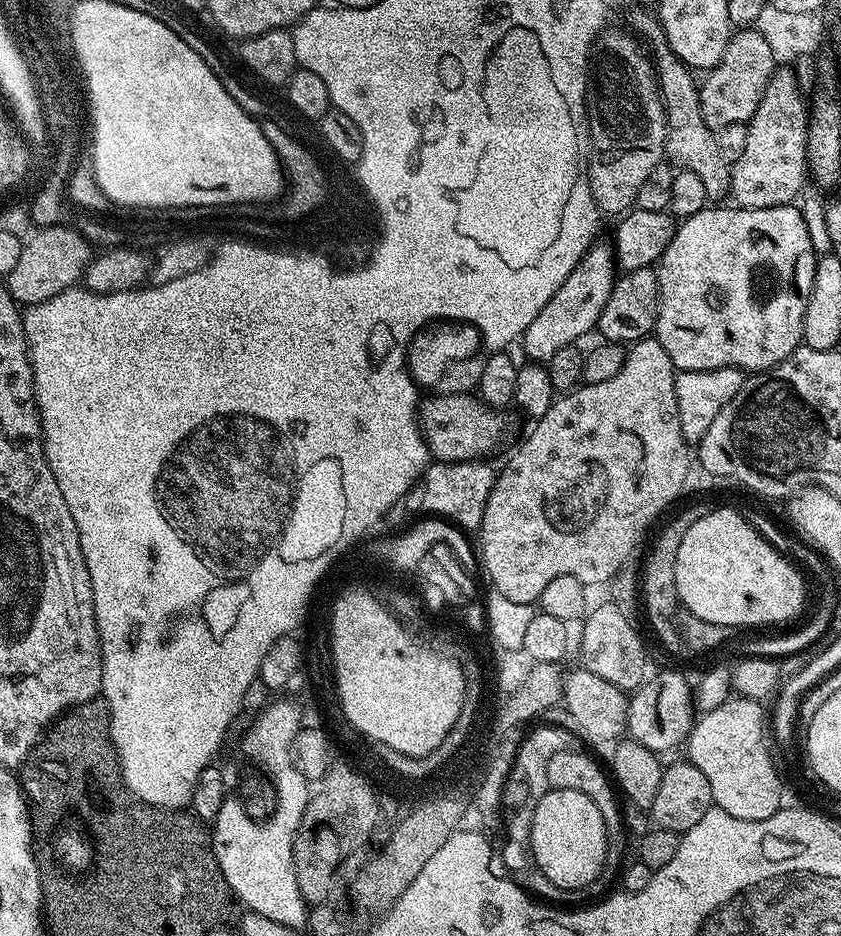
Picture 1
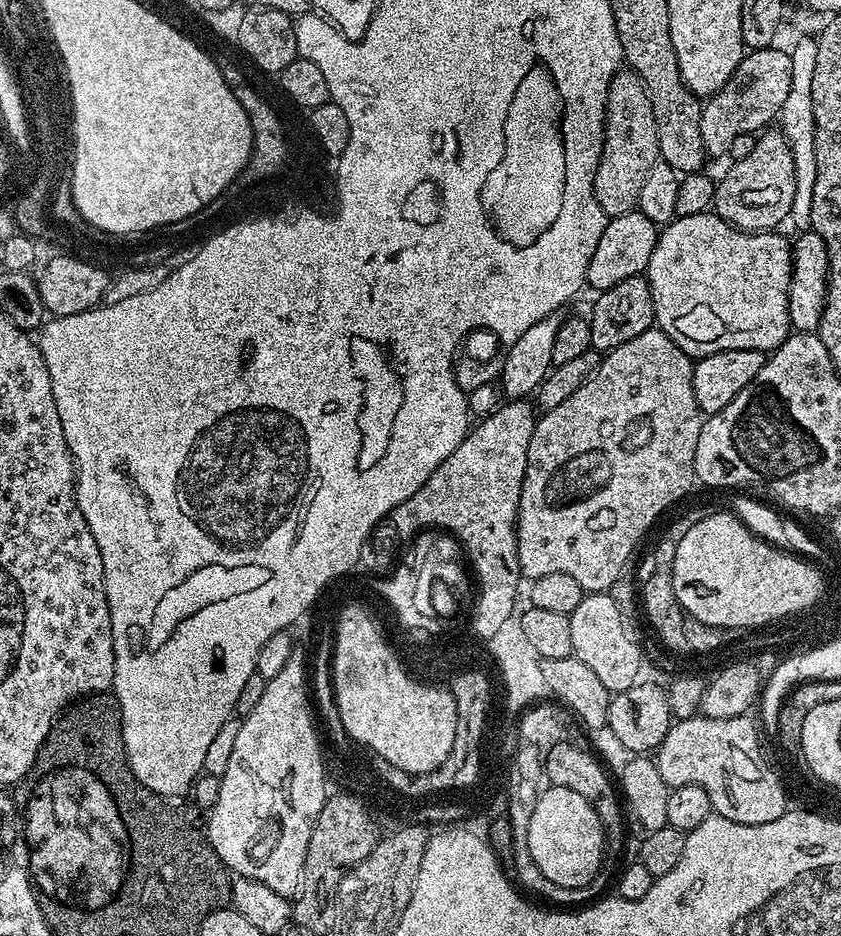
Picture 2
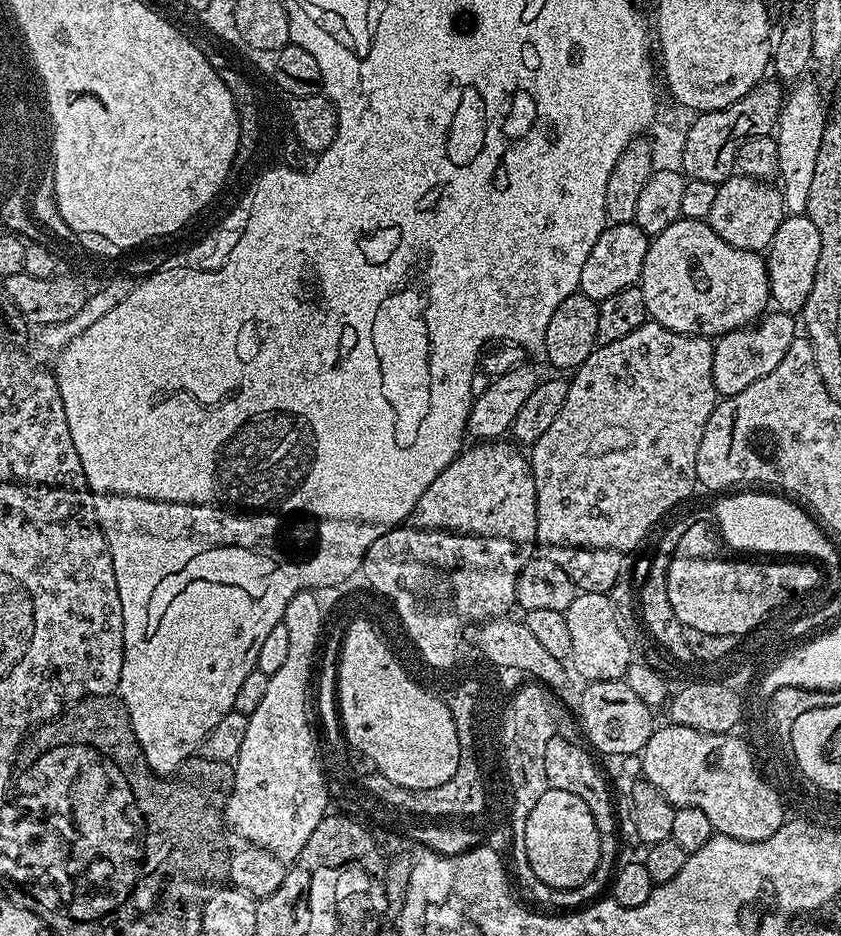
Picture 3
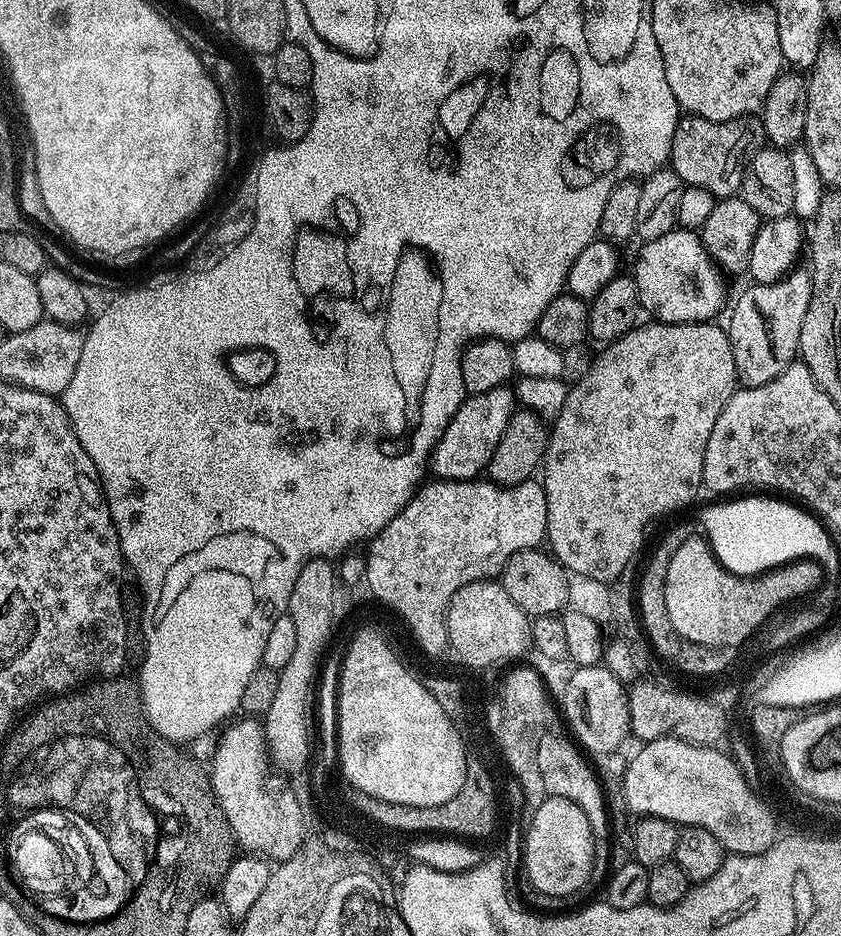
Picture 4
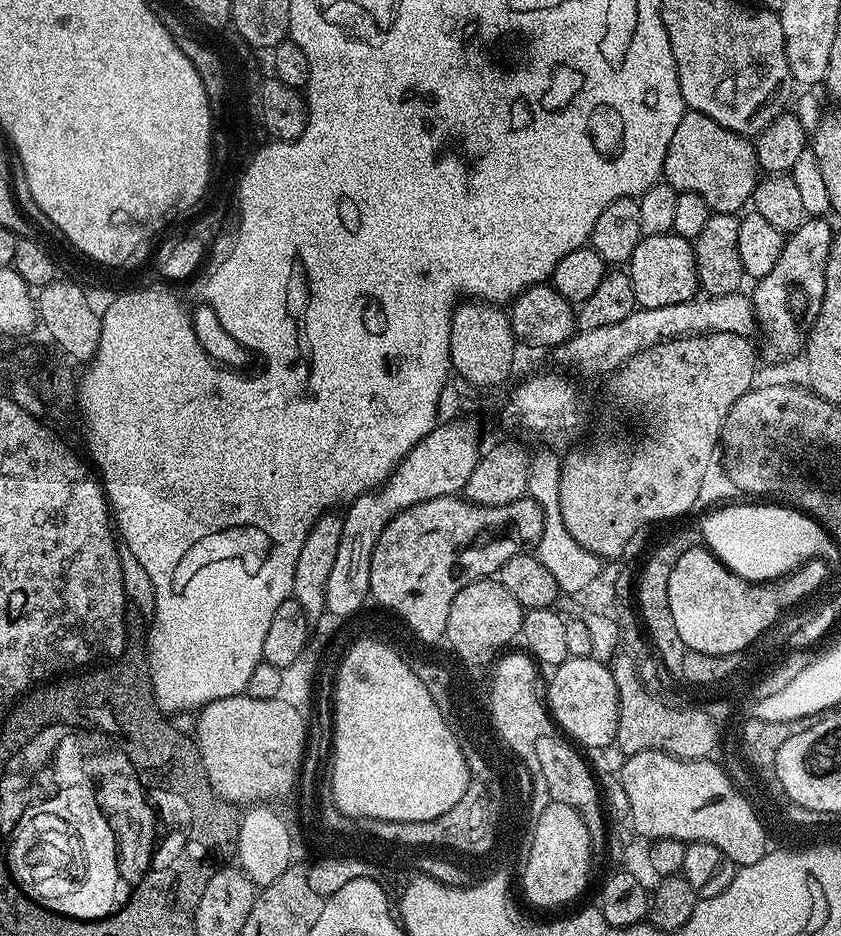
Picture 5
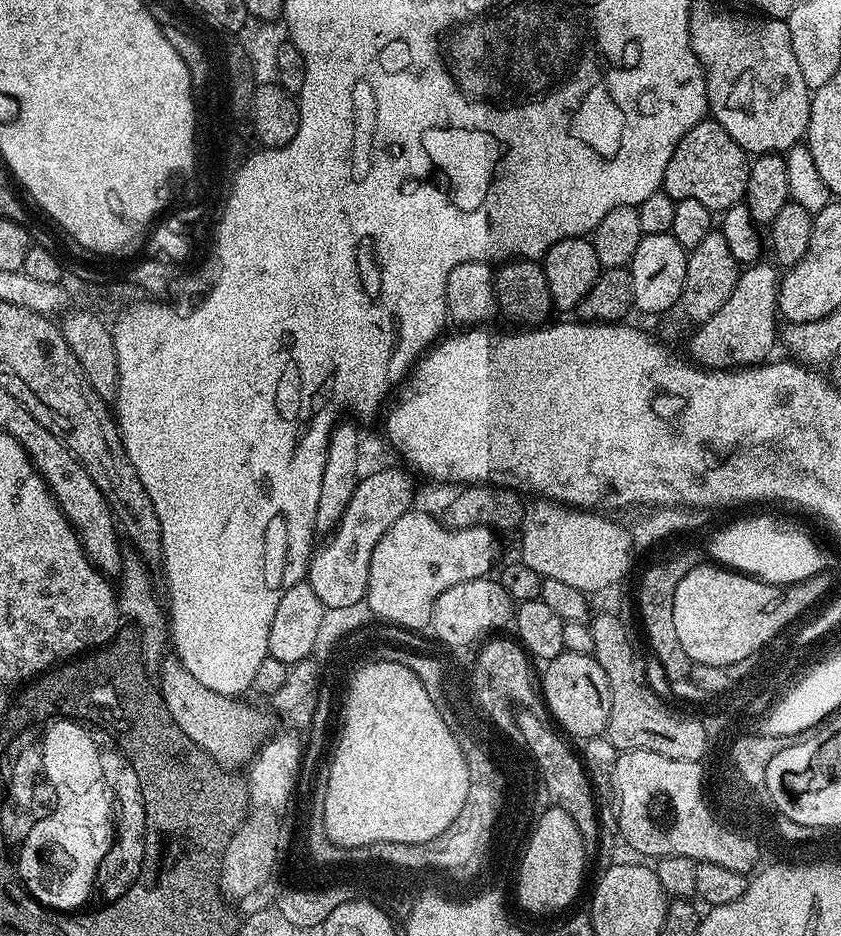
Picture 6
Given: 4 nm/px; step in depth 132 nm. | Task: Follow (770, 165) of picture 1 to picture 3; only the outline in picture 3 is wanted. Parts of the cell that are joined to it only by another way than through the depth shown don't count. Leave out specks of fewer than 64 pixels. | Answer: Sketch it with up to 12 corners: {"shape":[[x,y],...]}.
{"shape":[[733,174],[706,223],[763,253],[785,215],[779,187]]}

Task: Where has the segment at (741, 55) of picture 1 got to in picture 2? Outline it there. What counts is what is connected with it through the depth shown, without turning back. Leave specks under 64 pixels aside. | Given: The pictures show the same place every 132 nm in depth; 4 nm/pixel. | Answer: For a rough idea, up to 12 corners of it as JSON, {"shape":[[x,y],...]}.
{"shape":[[749,51],[700,109],[709,157],[777,119],[791,51]]}

